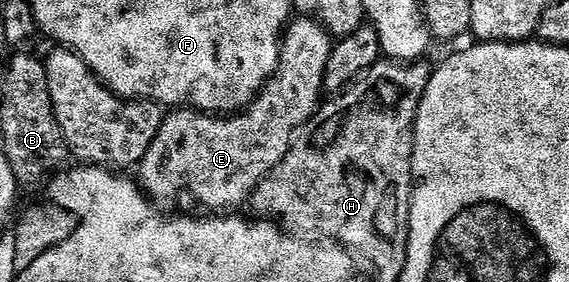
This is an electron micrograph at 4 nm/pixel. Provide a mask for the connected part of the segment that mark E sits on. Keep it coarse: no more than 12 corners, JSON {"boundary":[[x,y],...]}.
{"boundary":[[283,33],[240,114],[166,115],[139,165],[165,206],[229,214],[283,162],[322,103],[335,43]]}

